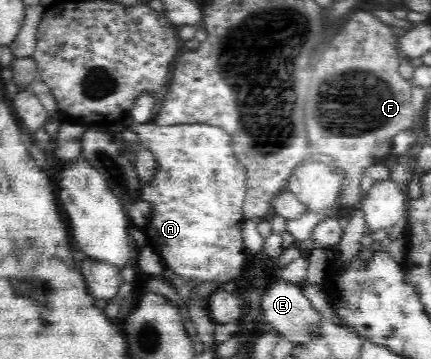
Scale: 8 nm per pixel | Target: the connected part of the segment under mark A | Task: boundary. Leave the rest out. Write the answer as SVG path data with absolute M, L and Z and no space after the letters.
M154 122L149 123L133 123L131 125L132 131L138 135L138 144L135 147L139 149L148 149L155 158L155 173L151 181L143 182L140 191L140 200L148 202L152 205L150 210L149 221L145 226L140 228L144 234L146 234L146 246L150 247L160 258L162 259L163 266L170 269L170 272L178 274L180 278L186 280L194 279L200 280L200 282L216 282L223 283L226 281L232 281L237 278L240 274L246 273L246 262L247 251L246 245L243 241L242 230L243 222L246 220L243 215L243 205L247 196L247 172L244 165L239 162L234 155L230 142L231 137L221 130L220 128L205 124L176 124L176 125L156 125Z

